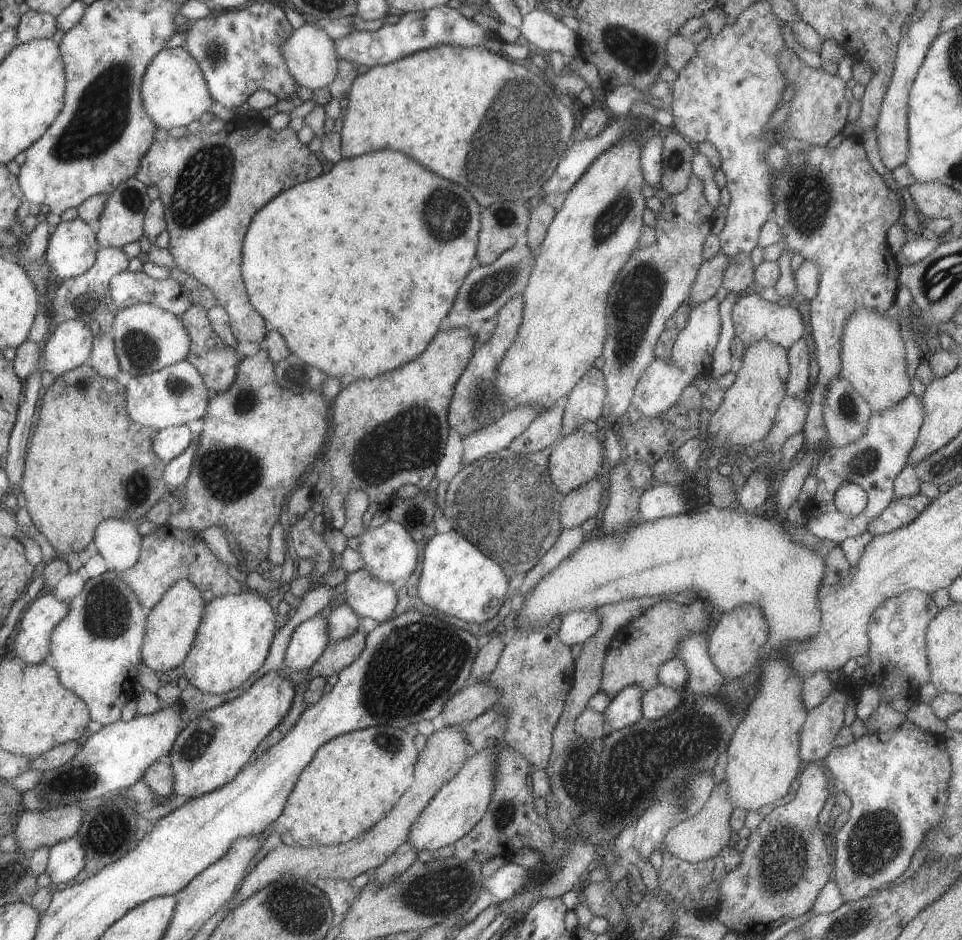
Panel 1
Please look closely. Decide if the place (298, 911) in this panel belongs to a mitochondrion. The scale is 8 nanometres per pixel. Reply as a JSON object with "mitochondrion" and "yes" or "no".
{"mitochondrion":"yes"}

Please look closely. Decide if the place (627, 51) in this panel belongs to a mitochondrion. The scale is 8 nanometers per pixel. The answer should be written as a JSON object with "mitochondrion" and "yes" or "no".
{"mitochondrion":"yes"}

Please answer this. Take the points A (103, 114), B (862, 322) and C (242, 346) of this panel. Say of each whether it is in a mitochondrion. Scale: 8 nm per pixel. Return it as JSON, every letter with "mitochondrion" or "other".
{"A":"mitochondrion","B":"other","C":"other"}

